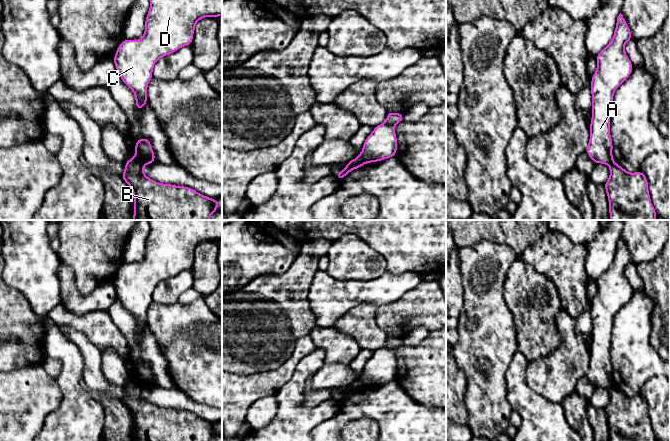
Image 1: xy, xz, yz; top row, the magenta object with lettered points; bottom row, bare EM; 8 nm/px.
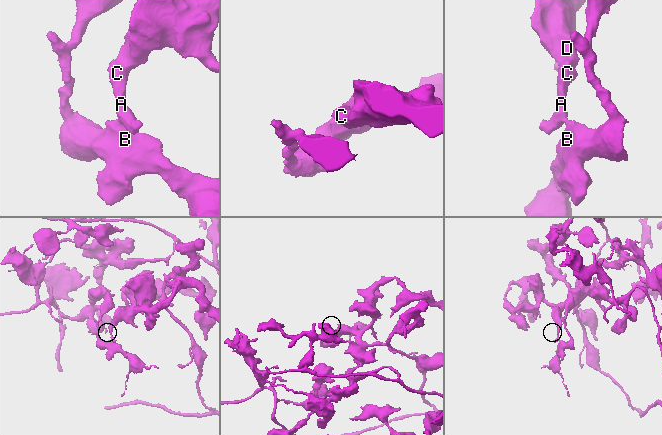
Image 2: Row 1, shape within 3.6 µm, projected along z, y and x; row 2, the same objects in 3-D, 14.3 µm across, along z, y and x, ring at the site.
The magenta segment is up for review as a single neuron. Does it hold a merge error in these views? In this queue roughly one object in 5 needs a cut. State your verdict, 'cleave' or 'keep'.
cleave

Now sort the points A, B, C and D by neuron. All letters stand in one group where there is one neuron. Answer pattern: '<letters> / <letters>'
A C D / B

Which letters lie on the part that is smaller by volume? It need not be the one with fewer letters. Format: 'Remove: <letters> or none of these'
Remove: B

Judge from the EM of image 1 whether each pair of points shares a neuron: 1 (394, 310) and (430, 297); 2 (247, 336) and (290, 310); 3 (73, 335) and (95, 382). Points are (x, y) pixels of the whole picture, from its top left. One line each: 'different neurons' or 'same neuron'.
1: same neuron
2: same neuron
3: same neuron

